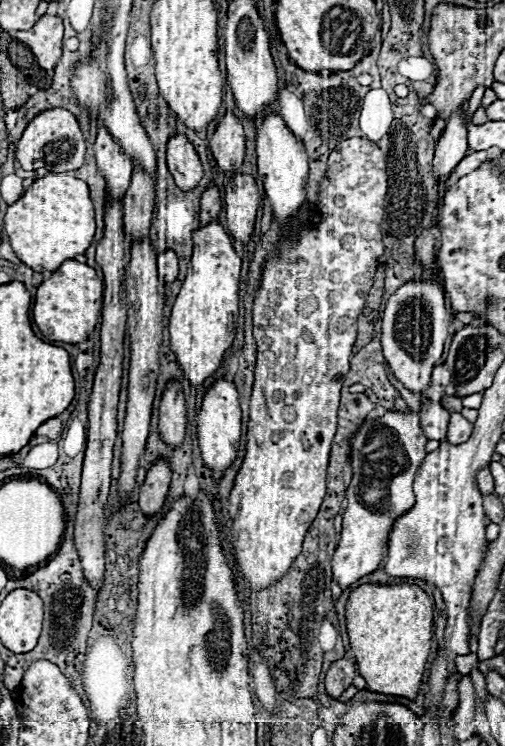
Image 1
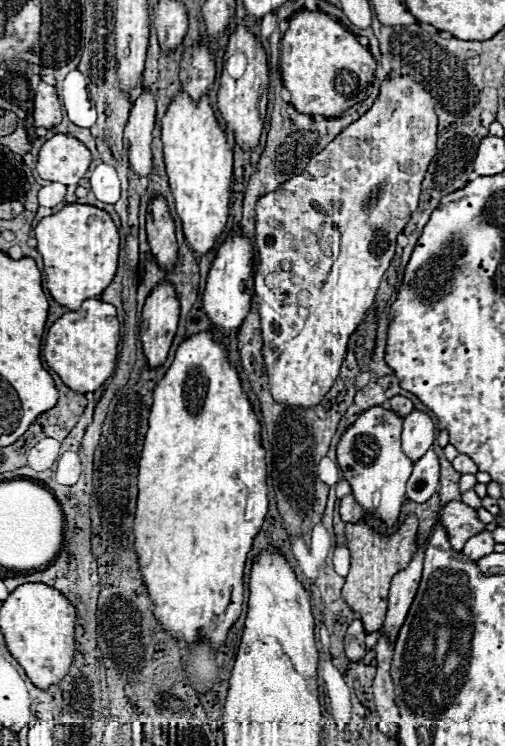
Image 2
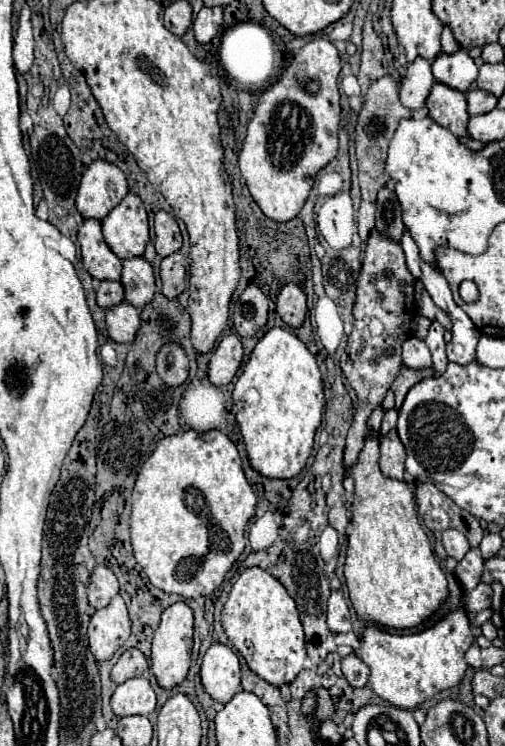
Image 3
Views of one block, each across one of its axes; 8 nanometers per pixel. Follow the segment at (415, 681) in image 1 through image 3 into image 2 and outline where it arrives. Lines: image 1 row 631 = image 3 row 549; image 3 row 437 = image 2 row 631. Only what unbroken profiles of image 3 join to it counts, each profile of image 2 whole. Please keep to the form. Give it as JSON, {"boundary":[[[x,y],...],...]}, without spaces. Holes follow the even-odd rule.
{"boundary":[[[412,512],[404,518],[398,532],[390,536],[378,534],[366,522],[346,524],[346,542],[352,556],[352,564],[346,576],[346,584],[342,588],[342,596],[348,602],[348,606],[356,612],[356,616],[364,622],[366,632],[376,632],[382,628],[386,608],[388,608],[390,580],[398,570],[404,570],[408,566],[410,554],[414,552],[416,546],[416,530],[418,530],[418,518]]]}

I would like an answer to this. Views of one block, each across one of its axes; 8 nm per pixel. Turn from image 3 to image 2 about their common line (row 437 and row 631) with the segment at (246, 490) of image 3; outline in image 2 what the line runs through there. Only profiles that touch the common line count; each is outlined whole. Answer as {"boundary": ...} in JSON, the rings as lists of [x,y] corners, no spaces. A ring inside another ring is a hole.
{"boundary":[[[198,332],[190,338],[186,338],[176,354],[174,362],[166,370],[166,374],[158,380],[154,388],[154,404],[148,418],[148,432],[144,438],[142,456],[138,462],[138,502],[136,502],[136,518],[134,518],[134,548],[140,558],[140,572],[144,576],[144,582],[148,586],[148,594],[152,602],[156,604],[154,614],[158,614],[158,622],[162,622],[164,630],[170,630],[176,638],[180,638],[190,646],[190,642],[196,642],[198,636],[210,638],[214,642],[214,648],[218,648],[226,640],[226,632],[230,626],[238,620],[242,612],[242,592],[244,592],[244,564],[246,556],[252,548],[252,540],[262,528],[264,516],[268,512],[268,486],[266,486],[266,460],[264,460],[264,448],[260,444],[260,424],[254,414],[254,408],[242,388],[238,370],[234,368],[232,360],[226,354],[226,346],[214,338],[212,332]]]}

